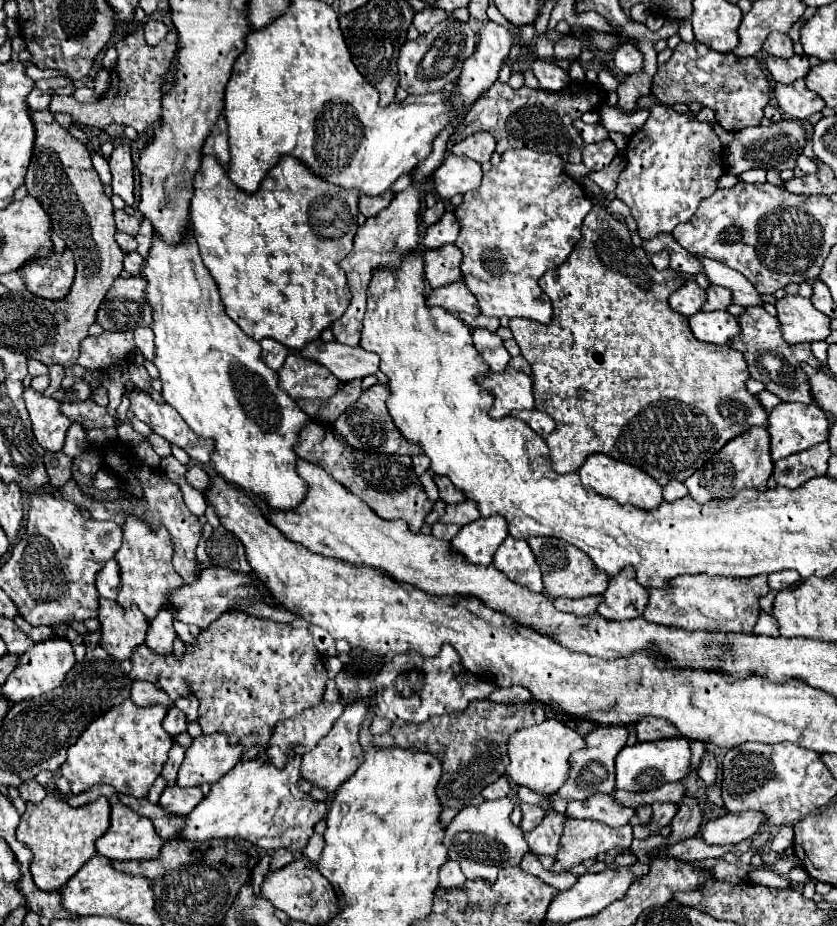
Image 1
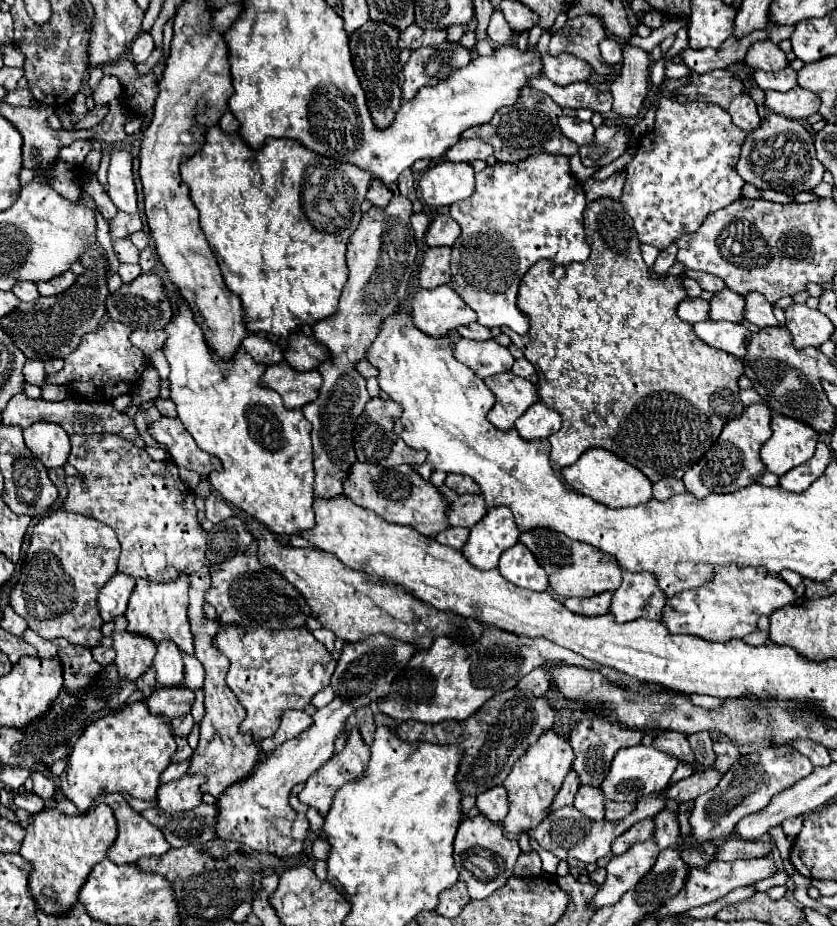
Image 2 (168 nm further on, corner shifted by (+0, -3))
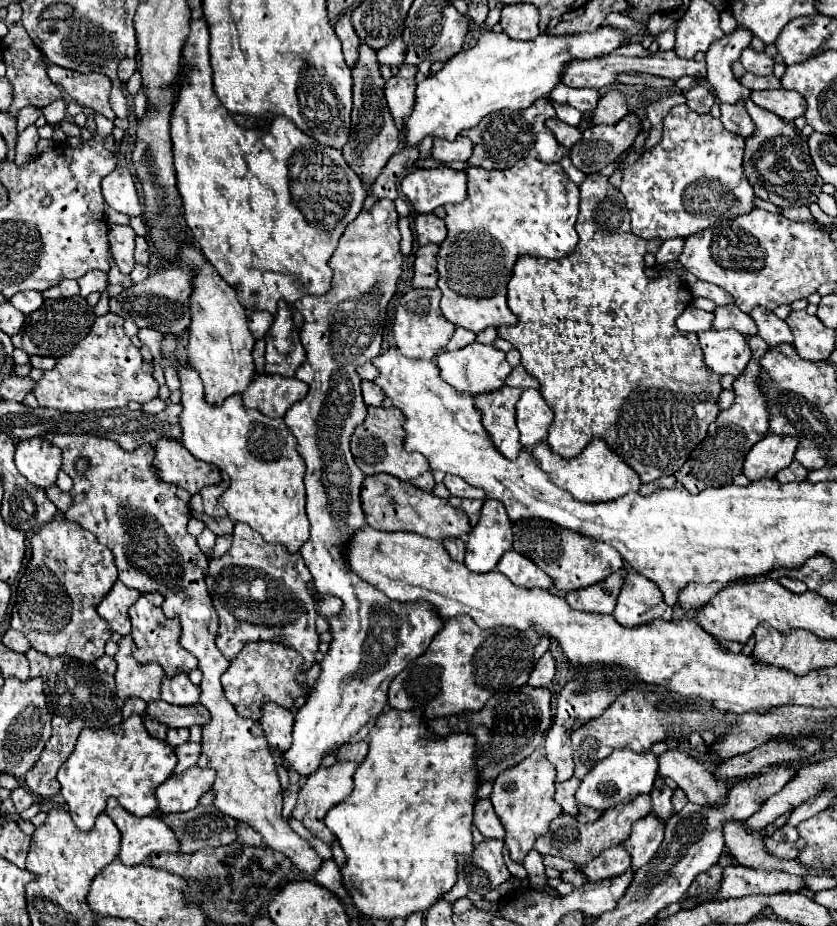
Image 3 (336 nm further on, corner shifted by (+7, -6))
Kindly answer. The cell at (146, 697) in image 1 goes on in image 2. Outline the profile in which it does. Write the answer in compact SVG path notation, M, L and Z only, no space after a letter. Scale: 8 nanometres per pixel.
M181 687L181 689L159 689L153 693L145 703L153 715L165 715L167 719L187 715L191 711L191 703L195 693Z

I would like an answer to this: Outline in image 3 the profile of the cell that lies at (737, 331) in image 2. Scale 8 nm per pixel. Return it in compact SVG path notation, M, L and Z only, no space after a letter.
M706 330L698 334L704 364L716 374L738 376L746 370L752 352L744 336L732 330Z

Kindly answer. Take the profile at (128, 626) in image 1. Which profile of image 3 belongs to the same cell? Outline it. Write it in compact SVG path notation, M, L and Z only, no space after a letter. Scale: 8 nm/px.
M124 636L118 642L120 650L116 654L118 670L116 670L116 688L122 700L140 698L144 702L154 702L160 698L160 684L164 678L162 668L158 664L140 664L134 654L134 640Z

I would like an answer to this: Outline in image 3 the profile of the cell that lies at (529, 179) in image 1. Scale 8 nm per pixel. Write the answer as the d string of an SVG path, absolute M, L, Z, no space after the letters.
M532 156L522 158L508 170L468 168L468 196L460 204L446 204L448 236L440 244L438 260L438 288L442 290L440 308L448 322L466 328L474 334L488 326L516 324L516 316L506 304L506 284L518 256L530 254L540 258L562 258L574 252L578 236L574 222L578 216L580 190L556 162L540 162Z

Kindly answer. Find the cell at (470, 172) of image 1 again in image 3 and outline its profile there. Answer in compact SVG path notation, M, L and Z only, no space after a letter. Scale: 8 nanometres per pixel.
M446 166L418 168L402 178L400 190L416 212L430 214L438 206L466 200L466 174Z

